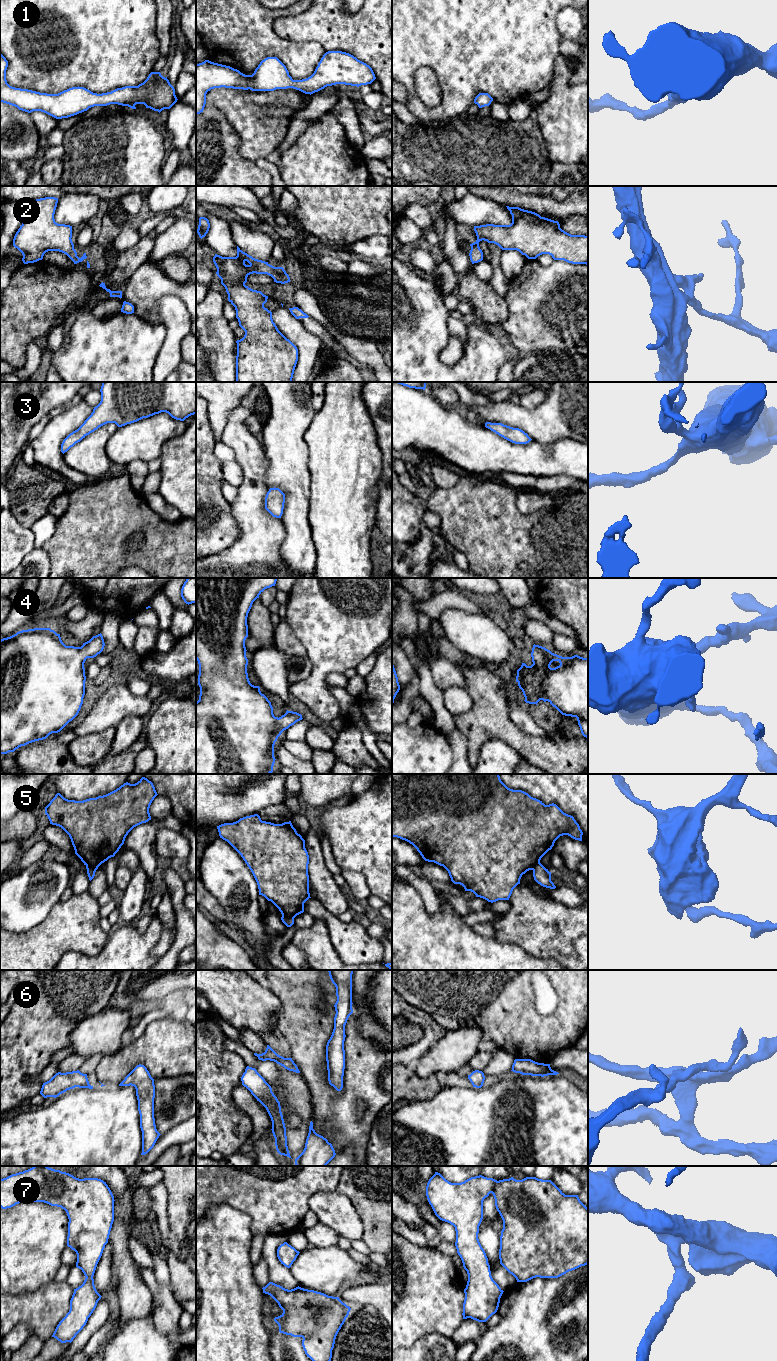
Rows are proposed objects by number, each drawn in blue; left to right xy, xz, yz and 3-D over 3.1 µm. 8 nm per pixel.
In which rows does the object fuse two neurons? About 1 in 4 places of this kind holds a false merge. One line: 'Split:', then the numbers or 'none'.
Split: 5

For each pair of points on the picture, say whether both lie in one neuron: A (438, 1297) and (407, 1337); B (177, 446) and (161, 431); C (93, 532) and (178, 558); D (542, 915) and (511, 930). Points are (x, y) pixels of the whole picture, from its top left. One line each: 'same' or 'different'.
A: same
B: different
C: same
D: same

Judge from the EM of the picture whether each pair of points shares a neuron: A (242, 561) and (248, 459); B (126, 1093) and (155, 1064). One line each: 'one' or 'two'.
A: one
B: two

